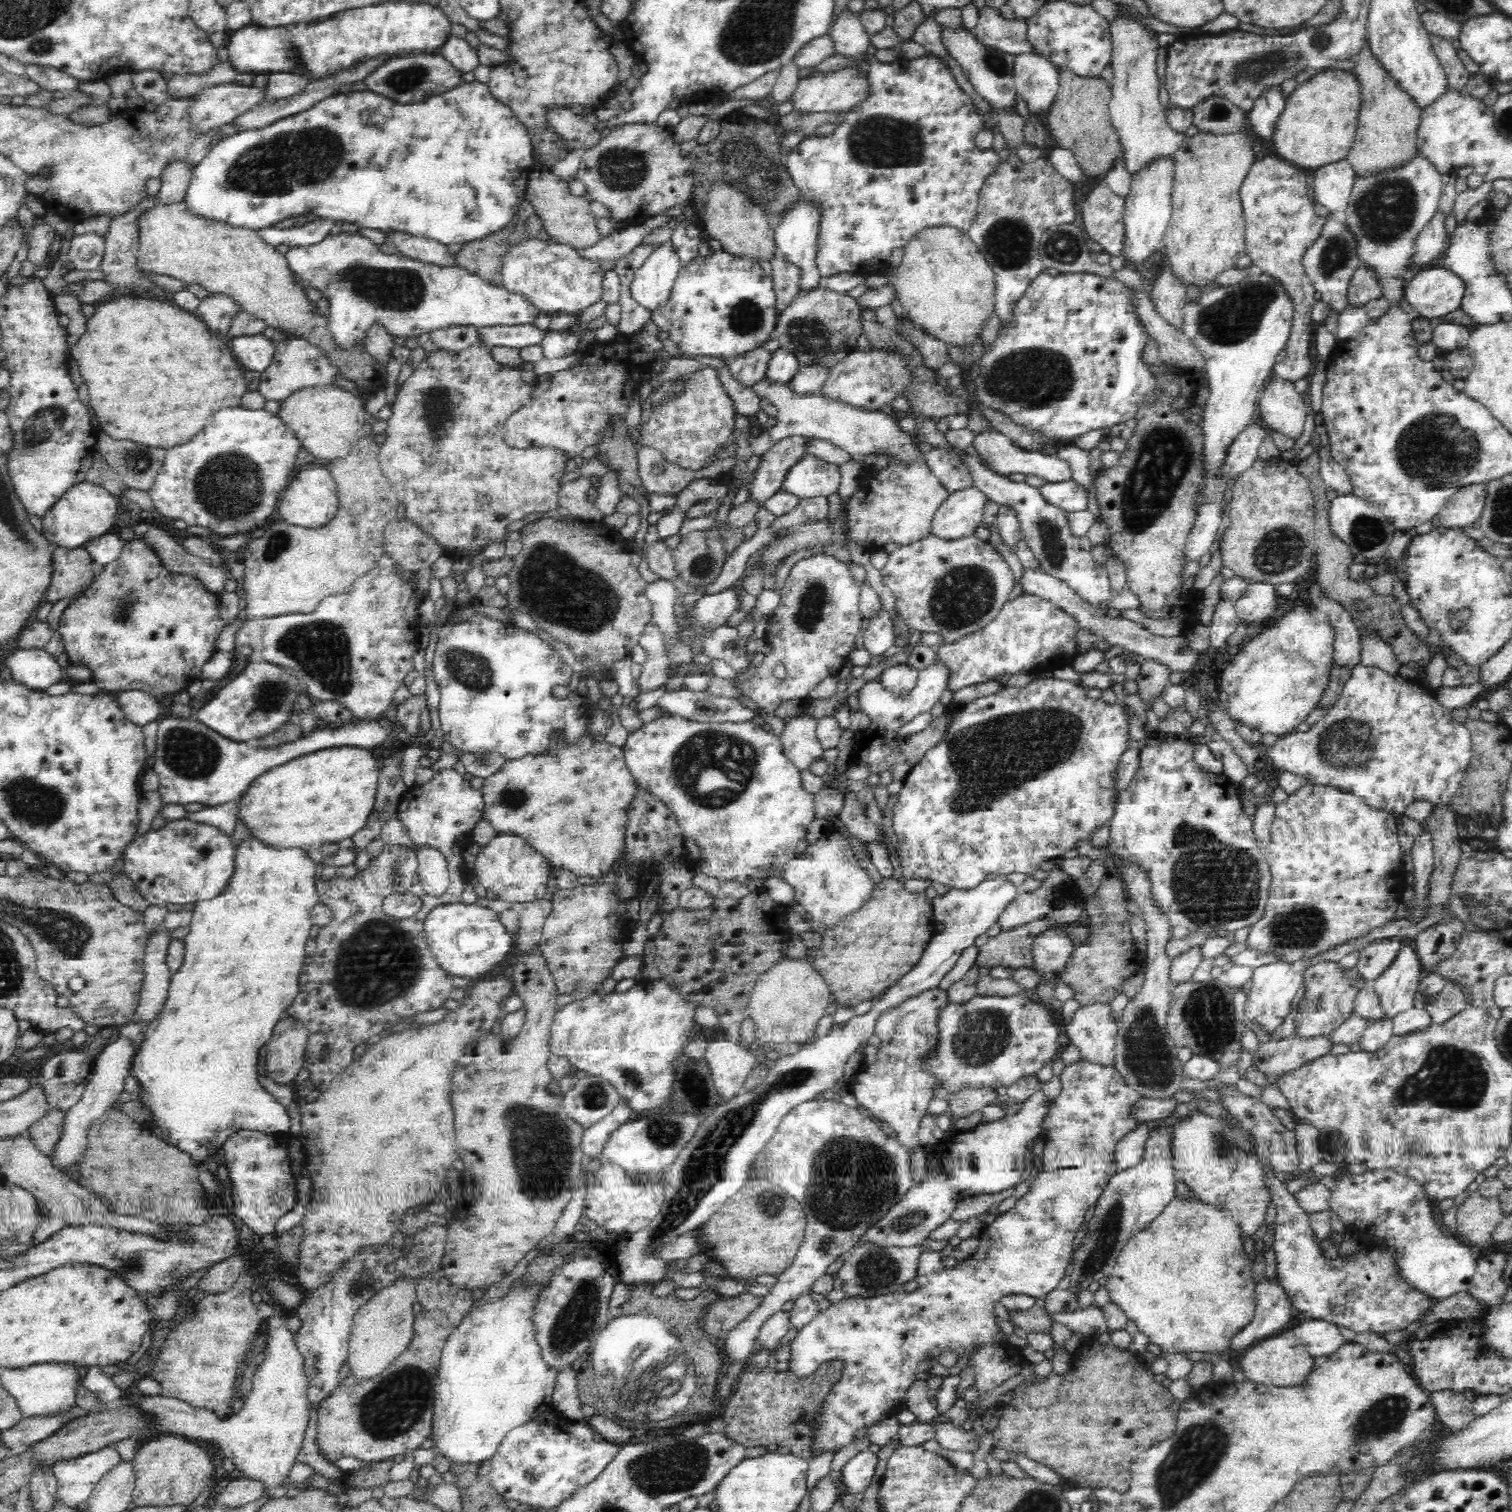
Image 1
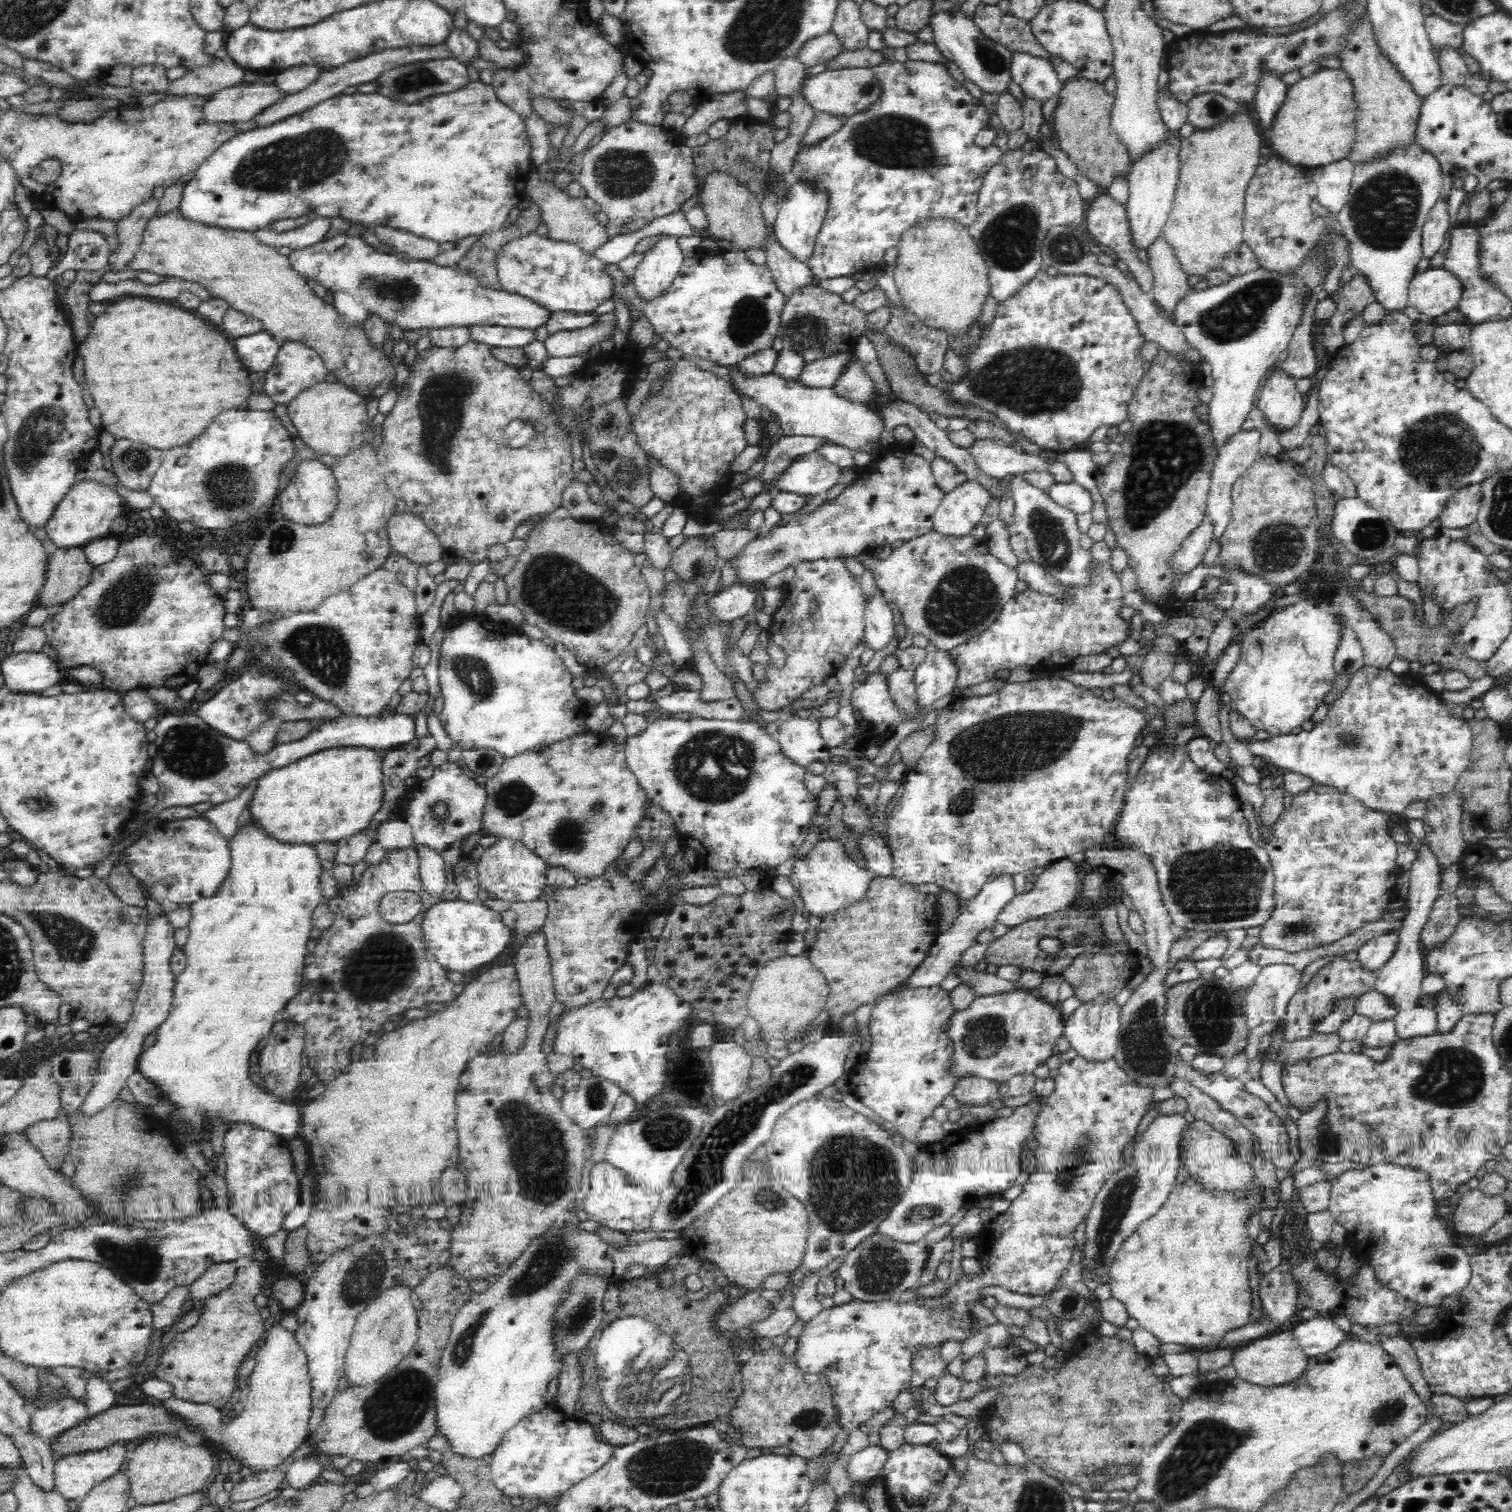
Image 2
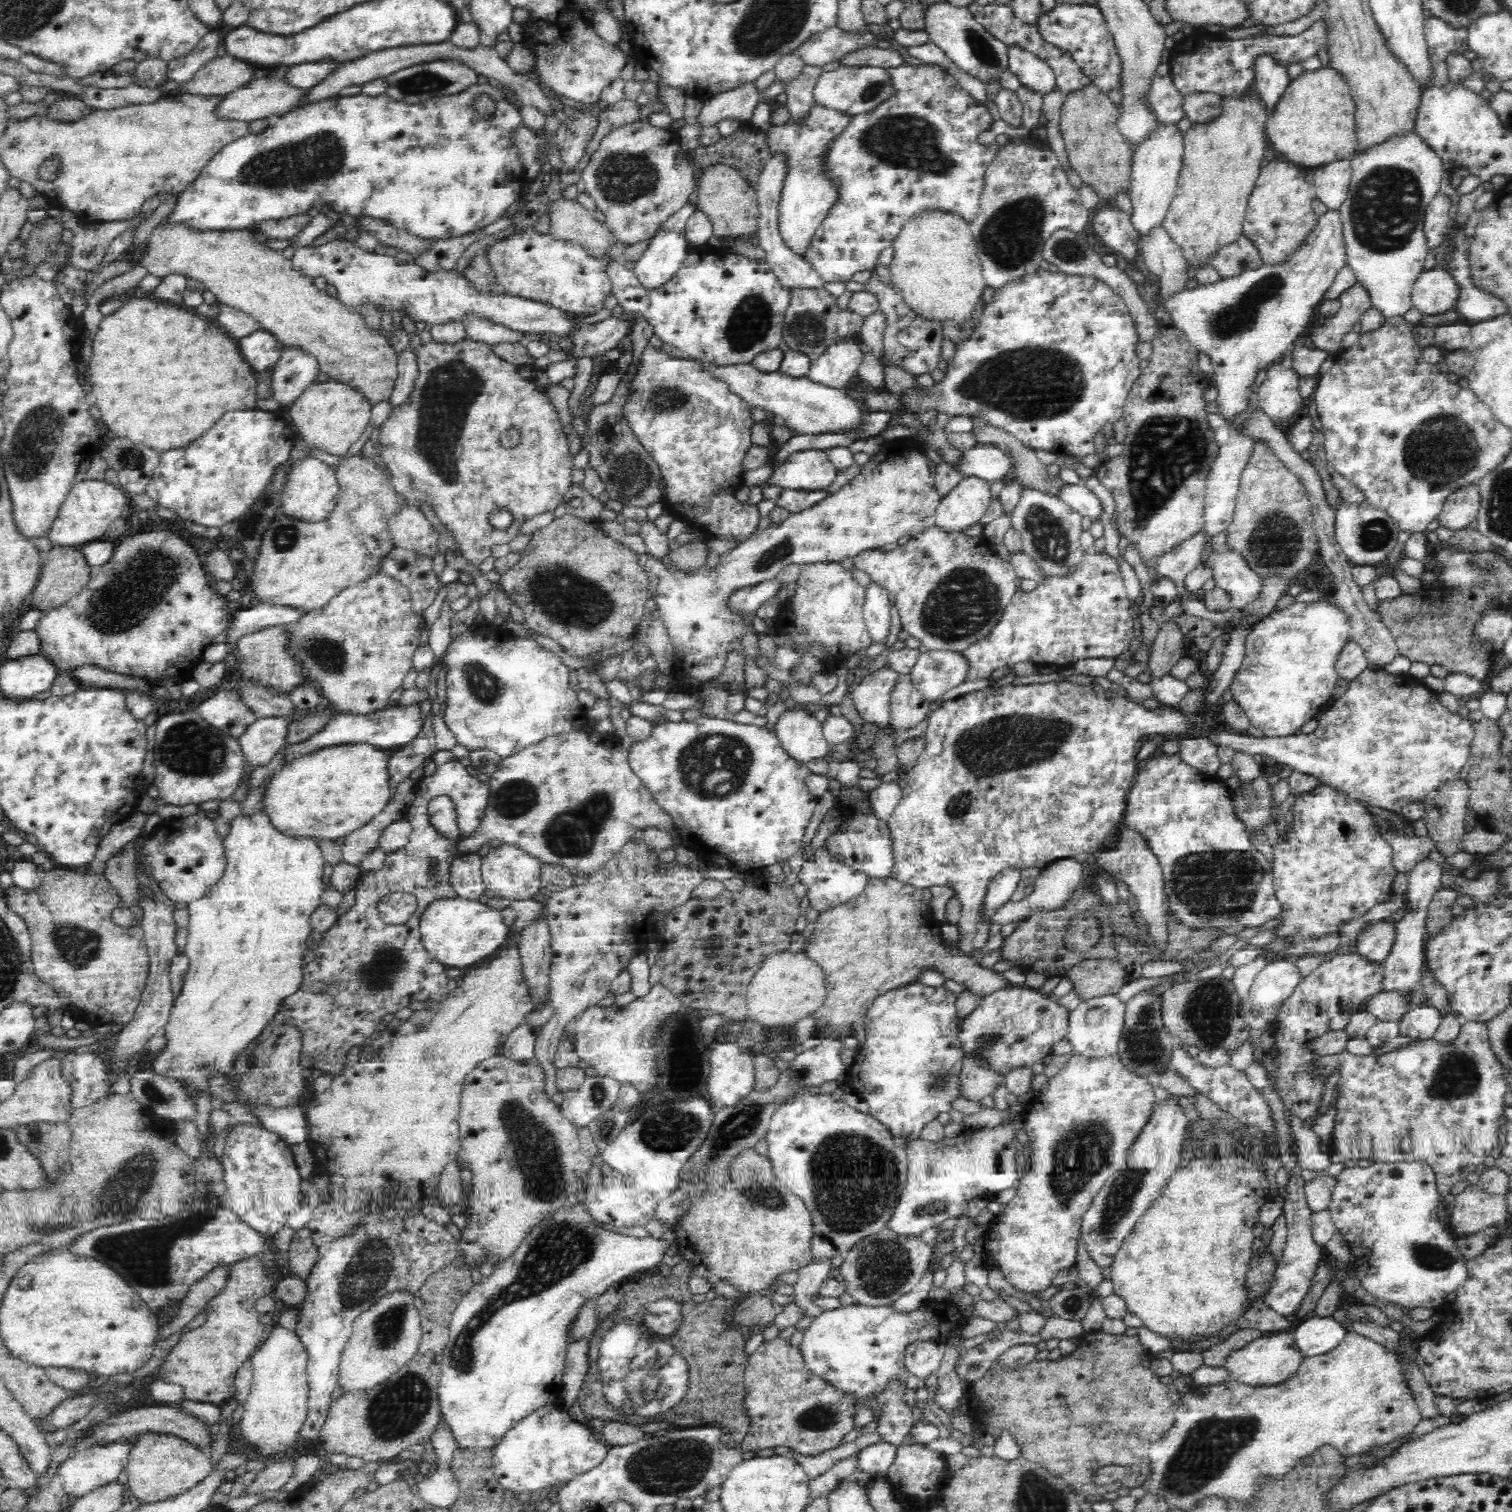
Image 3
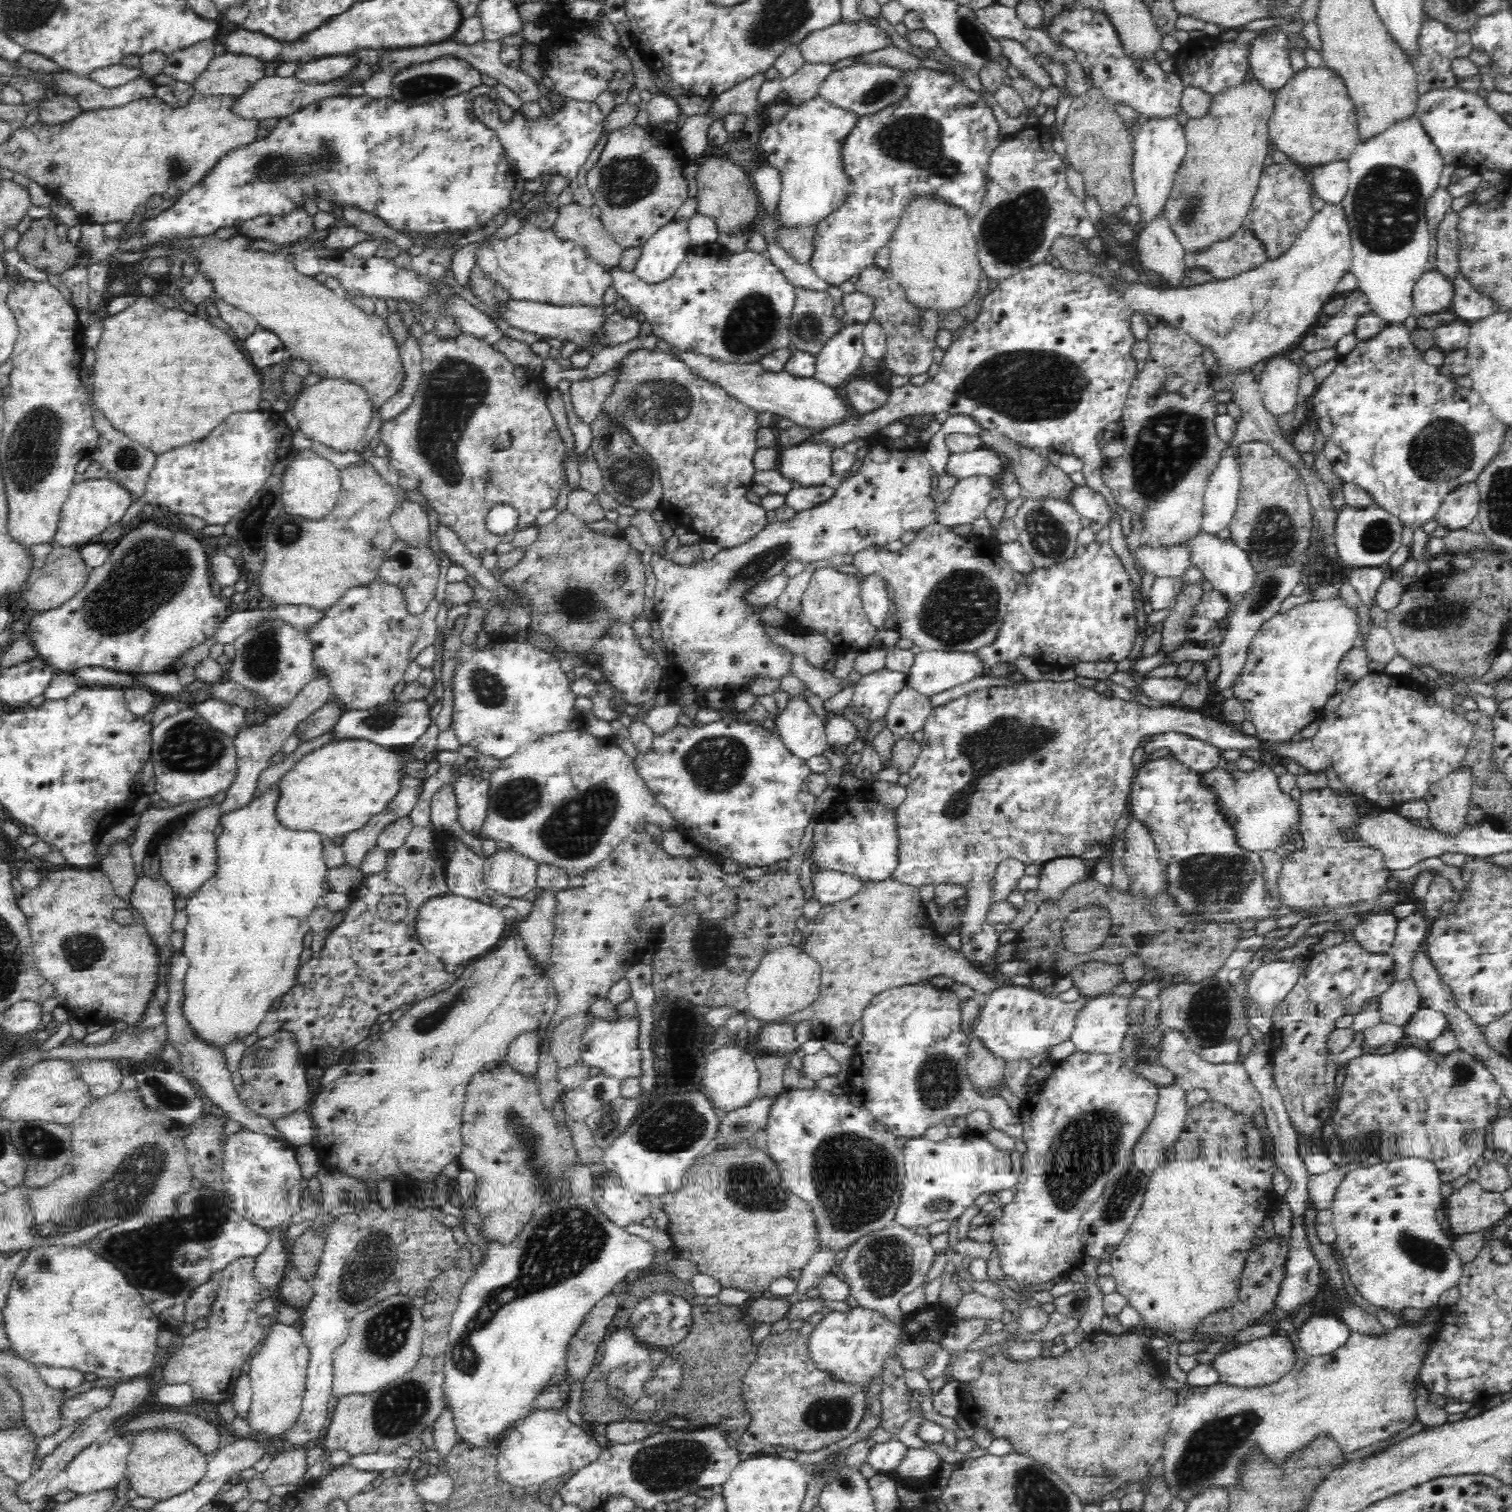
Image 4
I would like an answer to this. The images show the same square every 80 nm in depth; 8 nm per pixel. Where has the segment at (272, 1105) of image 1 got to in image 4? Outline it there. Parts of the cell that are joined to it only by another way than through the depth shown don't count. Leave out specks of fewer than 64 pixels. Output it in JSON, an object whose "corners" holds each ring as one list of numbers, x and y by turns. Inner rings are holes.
{"corners":[[281,782,272,784,268,790,264,790,262,794,254,796,252,802,248,802,247,806,234,810,220,818,220,825,222,826,222,834,216,837,215,847,215,863,211,875,197,888,194,889,187,898,186,914,188,915,188,922,184,931,183,948,181,954,186,955,189,965,183,978,183,1002,184,1015,190,1021,192,1028,196,1033,202,1037,203,1040,208,1040,217,1048,221,1048,234,1040,233,1038,246,1038,256,1030,259,1022,263,1021,270,1005,276,1000,280,1000,287,990,295,983,295,976,297,968,300,966,300,953,303,950,302,943,304,934,310,930,307,919,310,914,321,905,321,899,324,893,324,881,326,880,327,870,322,851,323,837,312,830,291,830,286,827,277,816,277,809,280,798,282,797],[298,1110,286,1118,276,1120,274,1125,286,1137,286,1142,294,1147,312,1144,316,1136,316,1128,308,1111]]}

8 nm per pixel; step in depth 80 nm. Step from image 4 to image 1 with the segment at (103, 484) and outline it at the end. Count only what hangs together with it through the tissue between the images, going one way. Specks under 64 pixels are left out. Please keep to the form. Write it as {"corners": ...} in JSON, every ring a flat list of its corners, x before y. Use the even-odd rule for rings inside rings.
{"corners":[[88,481,76,483,42,518,42,535,53,546,73,549,116,530,115,519,118,503,122,501,106,487]]}

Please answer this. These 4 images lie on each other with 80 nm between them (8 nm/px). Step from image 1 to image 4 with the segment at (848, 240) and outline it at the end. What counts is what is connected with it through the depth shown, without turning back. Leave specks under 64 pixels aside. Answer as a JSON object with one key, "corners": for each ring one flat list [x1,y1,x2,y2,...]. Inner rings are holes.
{"corners":[[920,68,920,70,914,70,914,72,906,71,905,79,911,87,908,98,904,98,904,100,898,102,897,105,890,105,876,114,869,115,867,119,861,119,856,122,856,128,850,132,850,136,845,142,844,150,842,150,846,173,848,173,854,181,854,192,850,194,844,206,840,206,840,210,829,214,826,218,818,222,817,249,816,252,814,252,813,261,810,262,811,267,816,270,816,274,830,285,839,286,841,283,847,282,851,276,858,274,868,265,874,263,875,253,878,249,887,246,888,242,890,242,890,237,900,218,901,210,912,195,937,194,938,197,942,197,944,201,949,202,955,207,962,207,962,209,966,211,968,218,974,216,982,206,982,200,984,200,986,194,986,182,988,182,986,174,989,166,989,158,995,147,1001,143,1003,137,1002,134,999,133,1000,125,997,125,992,109,990,106,986,105,983,95,970,88,966,88,948,72]]}

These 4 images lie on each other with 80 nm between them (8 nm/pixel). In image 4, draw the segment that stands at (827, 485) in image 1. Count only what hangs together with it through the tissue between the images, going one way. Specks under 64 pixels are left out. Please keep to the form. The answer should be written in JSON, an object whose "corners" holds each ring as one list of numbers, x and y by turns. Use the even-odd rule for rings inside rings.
{"corners":[[806,439,783,449,778,471,800,486,824,485,831,476,834,445,826,440]]}

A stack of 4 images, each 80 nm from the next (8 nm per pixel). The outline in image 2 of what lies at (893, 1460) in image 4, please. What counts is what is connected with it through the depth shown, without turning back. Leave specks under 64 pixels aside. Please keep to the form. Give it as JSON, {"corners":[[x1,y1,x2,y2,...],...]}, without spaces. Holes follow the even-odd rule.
{"corners":[[882,1445,866,1446,848,1460,847,1472,850,1480,859,1484,869,1485,878,1476,889,1458,888,1450]]}

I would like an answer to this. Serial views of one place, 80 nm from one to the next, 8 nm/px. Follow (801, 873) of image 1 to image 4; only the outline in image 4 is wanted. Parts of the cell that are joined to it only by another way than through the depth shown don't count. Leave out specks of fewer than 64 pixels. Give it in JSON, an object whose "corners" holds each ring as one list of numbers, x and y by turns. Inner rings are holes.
{"corners":[[814,872,812,875,813,897,820,905,828,906,854,897,864,884,859,878,839,872]]}

